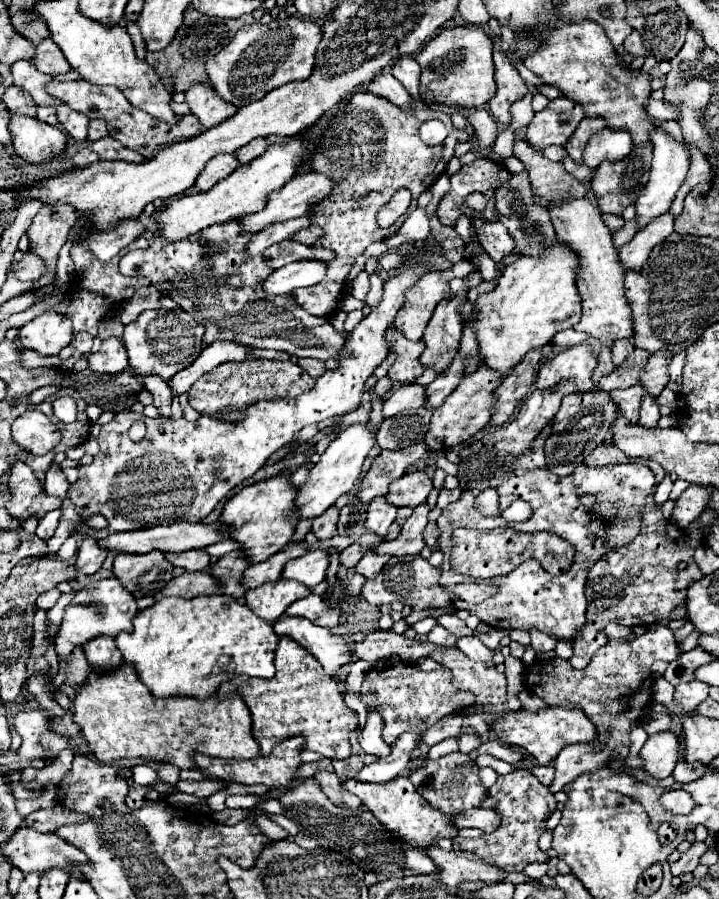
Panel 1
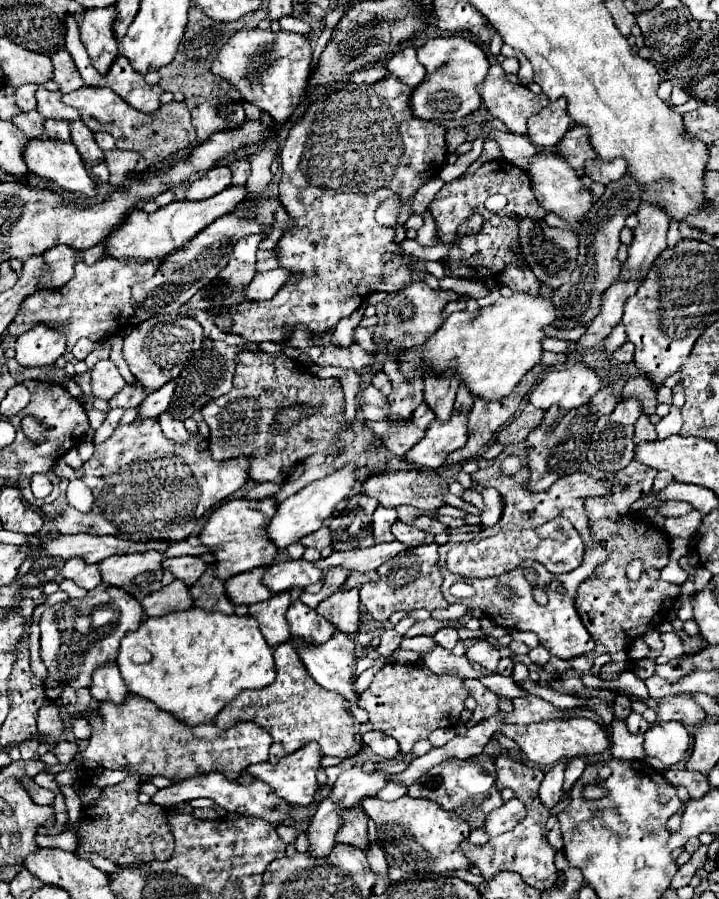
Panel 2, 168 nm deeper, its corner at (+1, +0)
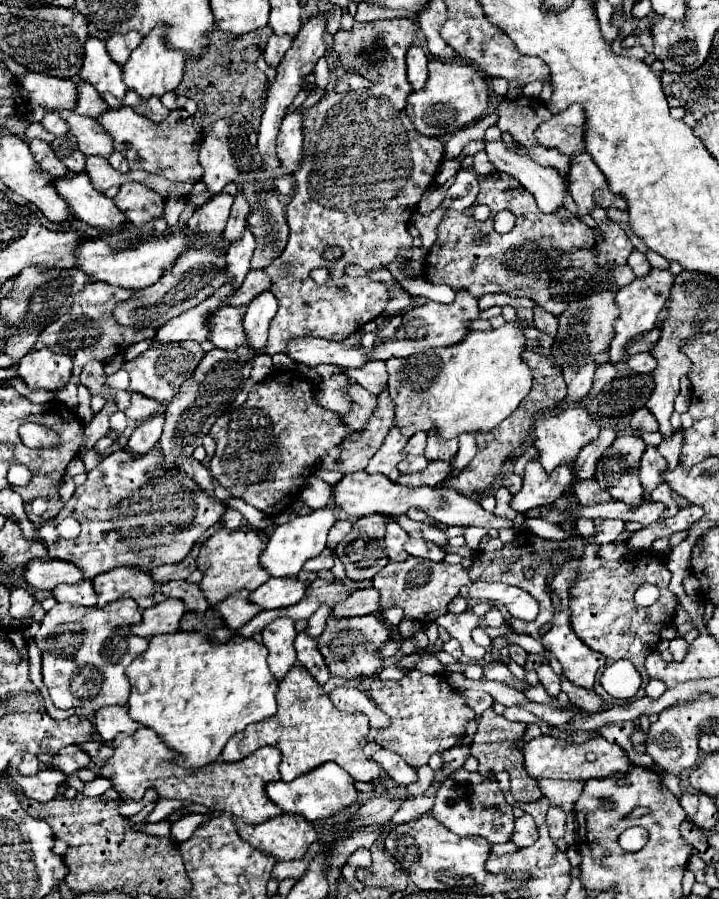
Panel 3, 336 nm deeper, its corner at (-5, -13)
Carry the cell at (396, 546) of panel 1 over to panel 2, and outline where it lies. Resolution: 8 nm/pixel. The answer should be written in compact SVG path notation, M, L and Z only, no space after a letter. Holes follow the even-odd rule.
M399 541L388 543L388 545L372 545L368 549L356 549L356 551L348 551L348 553L332 553L328 559L320 559L316 561L318 569L332 569L332 567L342 567L348 573L352 571L372 571L378 569L384 561L392 559L394 555L398 555L400 551L404 551L406 545Z

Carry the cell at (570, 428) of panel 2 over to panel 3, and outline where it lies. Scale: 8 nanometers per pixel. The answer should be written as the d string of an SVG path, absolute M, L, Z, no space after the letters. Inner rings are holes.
M532 460L526 464L524 486L512 498L510 506L516 512L526 512L526 510L538 508L538 506L550 506L574 482L576 482L574 464L558 466L558 470L554 470L554 474L546 474L542 470L542 464L538 460Z

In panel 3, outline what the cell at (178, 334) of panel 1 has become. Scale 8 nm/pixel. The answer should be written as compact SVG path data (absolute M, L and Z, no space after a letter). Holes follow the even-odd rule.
M170 342L170 346L150 346L146 352L142 352L138 358L134 358L130 364L126 362L124 368L130 374L130 392L140 392L148 398L154 398L158 402L168 402L178 394L182 382L190 378L194 368L204 358L204 350L198 342Z

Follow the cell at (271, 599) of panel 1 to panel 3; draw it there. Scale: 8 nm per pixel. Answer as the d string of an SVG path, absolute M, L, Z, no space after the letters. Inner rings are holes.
M276 618L262 630L262 640L268 648L268 666L276 680L282 680L284 674L296 664L294 638L296 630L290 618Z

